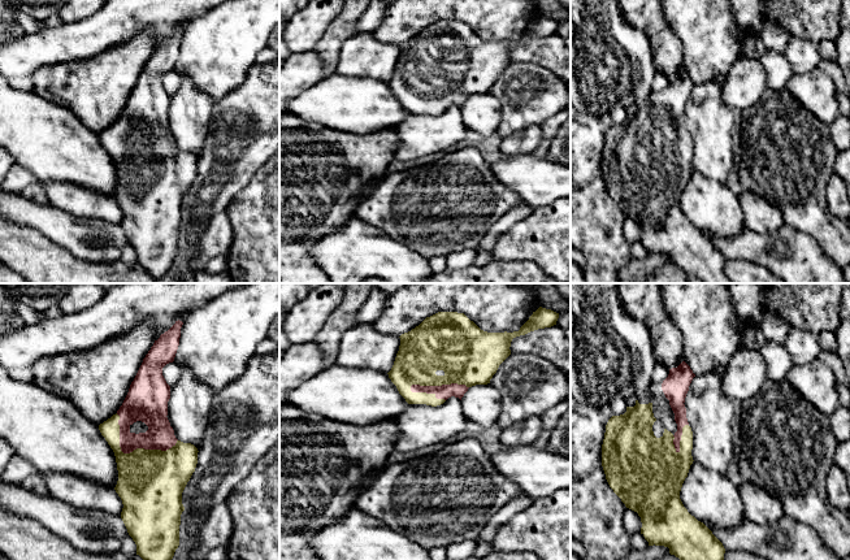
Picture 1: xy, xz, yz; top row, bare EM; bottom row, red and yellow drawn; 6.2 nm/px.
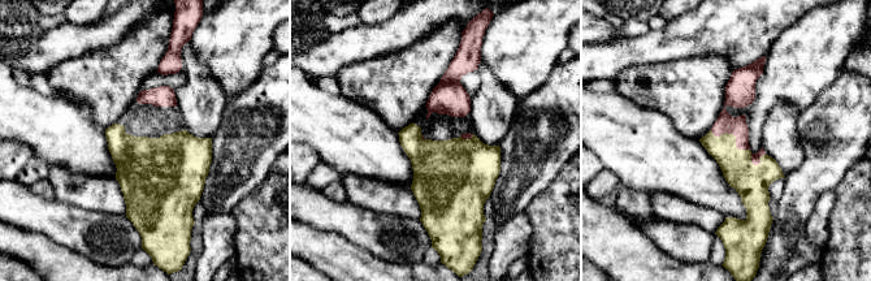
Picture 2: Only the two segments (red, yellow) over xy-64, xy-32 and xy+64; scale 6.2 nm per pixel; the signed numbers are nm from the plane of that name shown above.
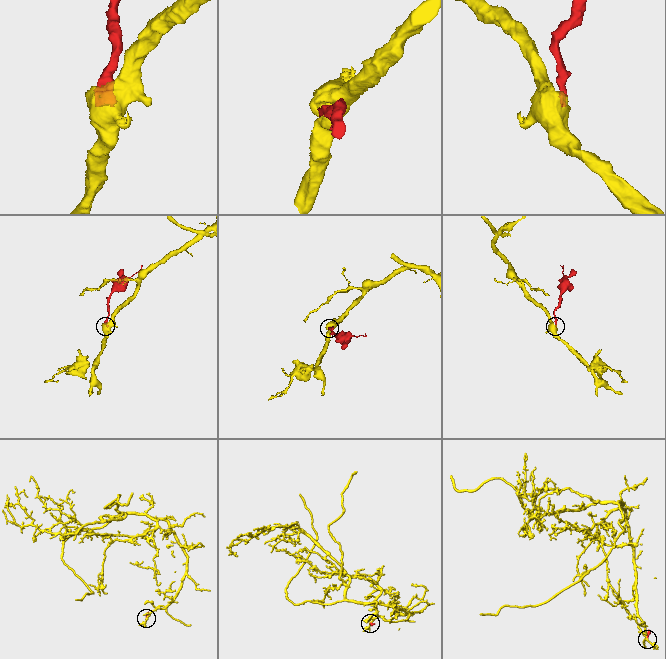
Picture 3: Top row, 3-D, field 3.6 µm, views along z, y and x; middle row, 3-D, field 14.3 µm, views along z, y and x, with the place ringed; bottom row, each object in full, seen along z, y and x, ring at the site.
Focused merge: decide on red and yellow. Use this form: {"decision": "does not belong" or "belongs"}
{"decision": "belongs"}

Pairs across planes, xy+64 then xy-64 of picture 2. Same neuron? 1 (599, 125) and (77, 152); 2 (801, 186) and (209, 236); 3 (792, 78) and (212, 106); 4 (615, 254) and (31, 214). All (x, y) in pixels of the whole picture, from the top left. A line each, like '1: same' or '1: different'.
1: same
2: different
3: different
4: different

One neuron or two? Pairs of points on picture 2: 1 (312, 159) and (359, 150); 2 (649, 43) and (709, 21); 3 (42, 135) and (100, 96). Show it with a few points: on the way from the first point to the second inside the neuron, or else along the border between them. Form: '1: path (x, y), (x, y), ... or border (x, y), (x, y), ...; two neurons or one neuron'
1: border (303, 142), (313, 150), (320, 160); two neurons
2: path (663, 40), (676, 40), (694, 34); one neuron
3: border (63, 95), (70, 100); two neurons

